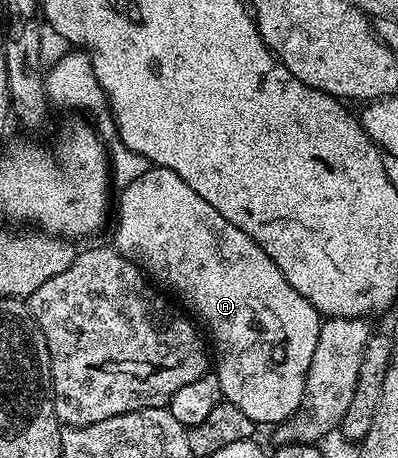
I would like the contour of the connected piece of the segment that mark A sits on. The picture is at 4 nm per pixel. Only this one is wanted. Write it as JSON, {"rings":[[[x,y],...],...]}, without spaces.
{"rings":[[[149,166],[146,174],[142,174],[142,178],[134,178],[134,182],[130,182],[130,186],[122,189],[118,196],[118,204],[119,200],[120,209],[117,212],[115,209],[114,212],[116,233],[113,234],[111,243],[117,252],[122,253],[130,263],[138,265],[141,272],[151,277],[161,289],[169,288],[169,290],[164,290],[171,293],[173,297],[181,296],[184,300],[192,299],[192,308],[200,315],[199,323],[201,325],[204,323],[208,327],[208,332],[212,335],[213,342],[216,343],[214,371],[220,383],[221,397],[227,403],[238,406],[238,410],[242,410],[242,414],[246,414],[246,418],[250,418],[253,425],[275,426],[289,420],[295,412],[300,411],[305,403],[306,374],[310,370],[310,358],[314,358],[314,346],[318,346],[318,334],[322,323],[320,313],[314,306],[310,306],[310,302],[306,302],[306,298],[302,298],[302,294],[298,294],[298,290],[294,290],[294,286],[290,286],[290,282],[286,282],[282,270],[278,270],[278,266],[274,266],[274,262],[264,253],[262,246],[258,246],[250,237],[242,234],[242,230],[238,230],[238,226],[226,222],[226,218],[222,218],[222,214],[218,214],[218,210],[214,210],[214,206],[210,206],[210,202],[206,202],[206,198],[202,198],[202,194],[194,194],[194,190],[190,190],[190,186],[186,186],[186,182],[182,182],[182,178],[178,178],[178,174],[174,170]]]}

